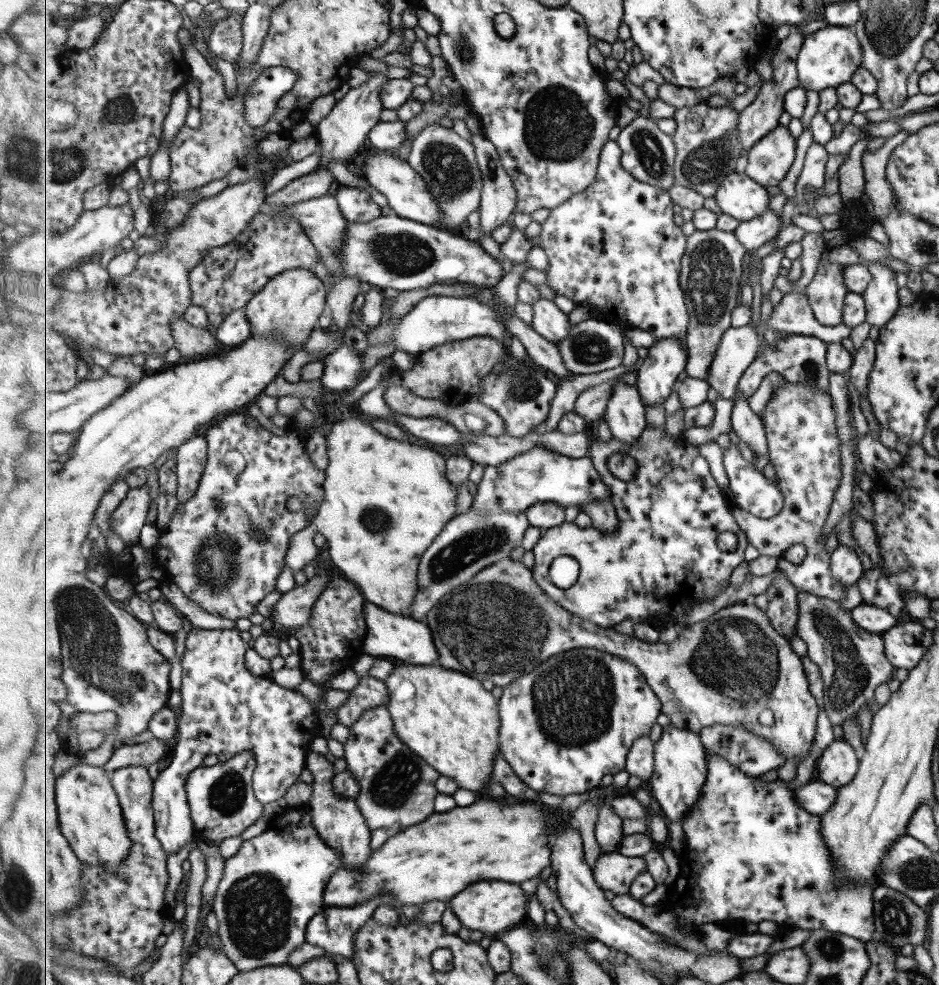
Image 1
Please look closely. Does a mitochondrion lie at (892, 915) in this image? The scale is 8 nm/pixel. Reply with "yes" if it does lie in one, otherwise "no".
yes

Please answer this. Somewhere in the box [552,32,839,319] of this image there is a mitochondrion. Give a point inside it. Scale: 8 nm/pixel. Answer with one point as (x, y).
(707, 163)

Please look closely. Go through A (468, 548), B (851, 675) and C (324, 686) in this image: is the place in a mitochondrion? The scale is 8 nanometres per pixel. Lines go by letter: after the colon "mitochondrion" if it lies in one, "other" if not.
A: mitochondrion
B: mitochondrion
C: other

